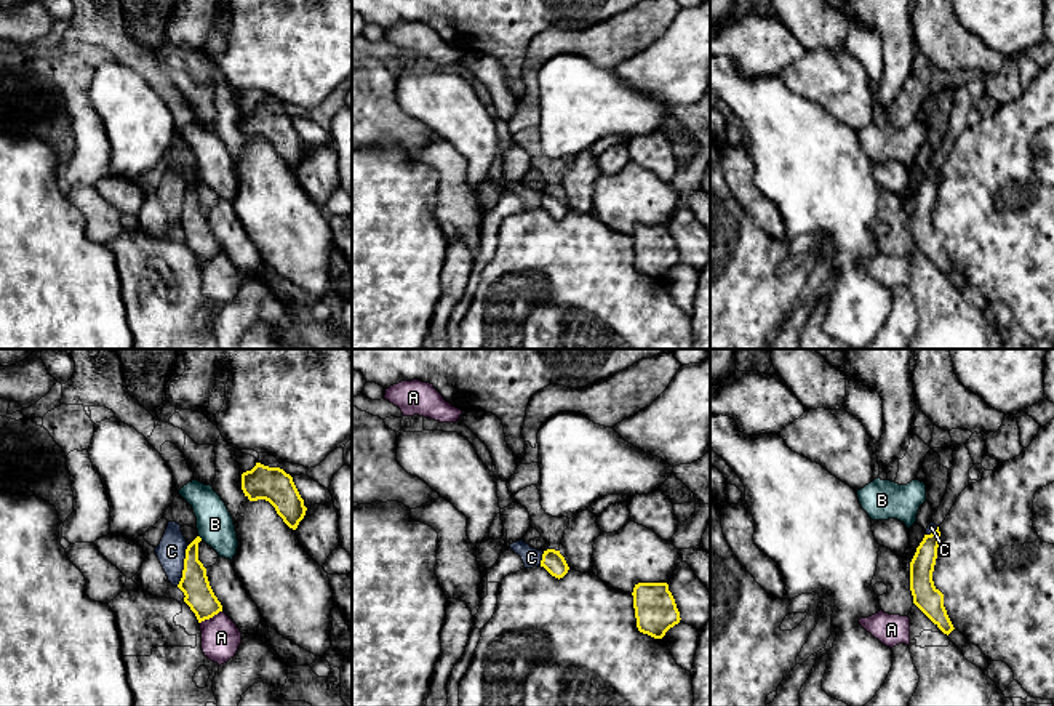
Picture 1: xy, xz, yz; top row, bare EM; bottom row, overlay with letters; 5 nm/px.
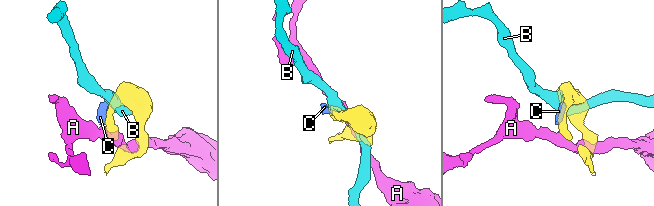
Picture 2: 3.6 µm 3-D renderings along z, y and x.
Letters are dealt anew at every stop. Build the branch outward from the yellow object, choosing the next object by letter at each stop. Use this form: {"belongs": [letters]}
{"belongs": []}

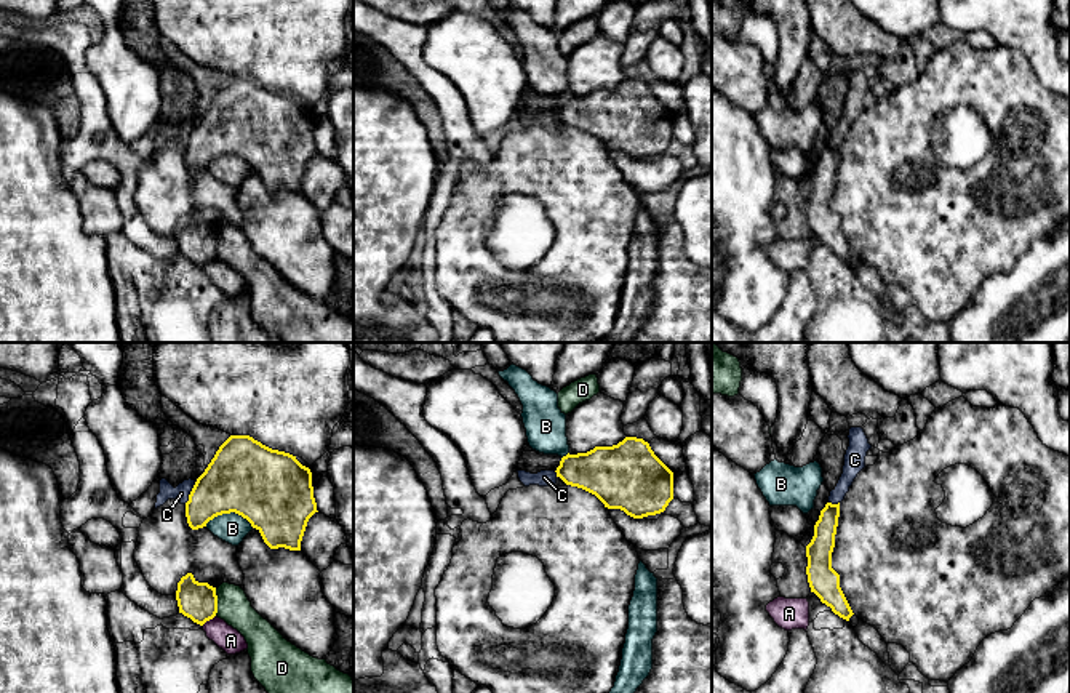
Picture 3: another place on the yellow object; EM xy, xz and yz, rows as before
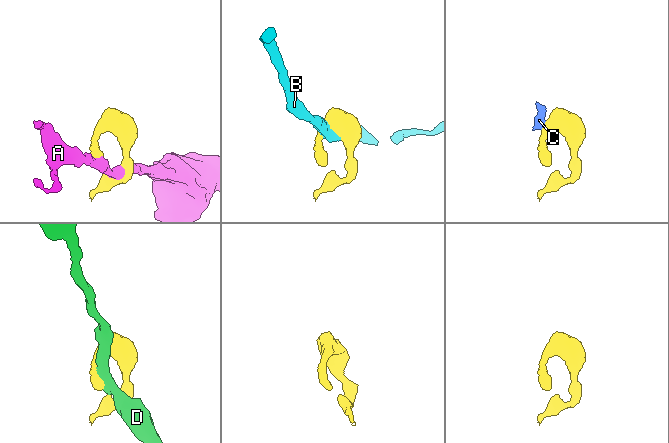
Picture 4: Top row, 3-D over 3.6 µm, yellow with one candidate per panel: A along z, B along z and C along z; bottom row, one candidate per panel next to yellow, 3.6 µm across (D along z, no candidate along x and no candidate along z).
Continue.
{"belongs": []}

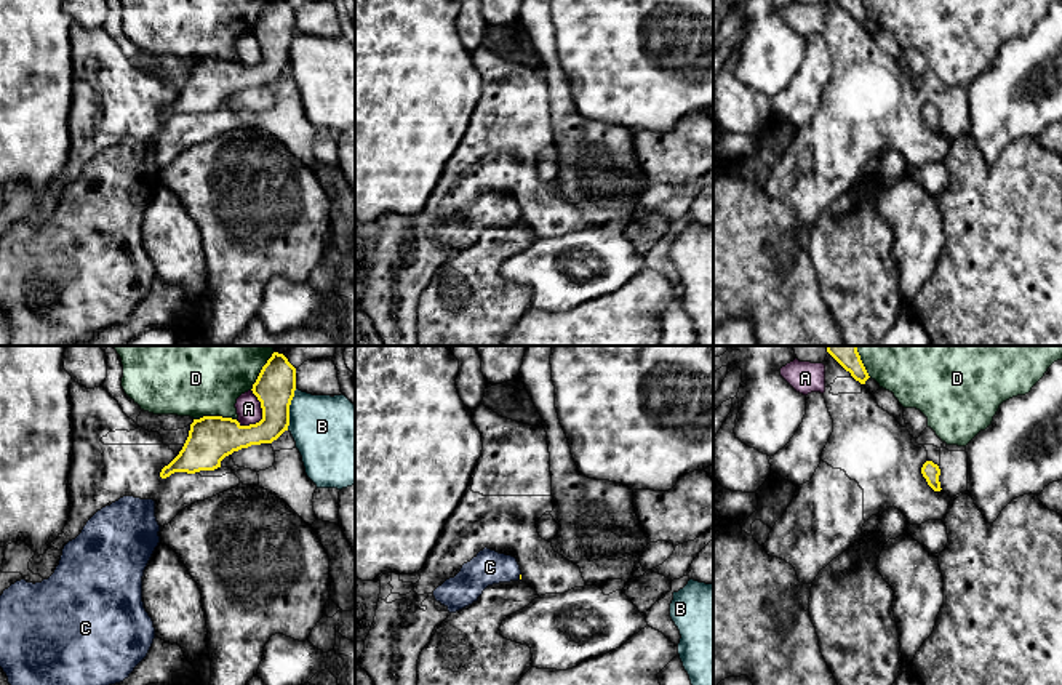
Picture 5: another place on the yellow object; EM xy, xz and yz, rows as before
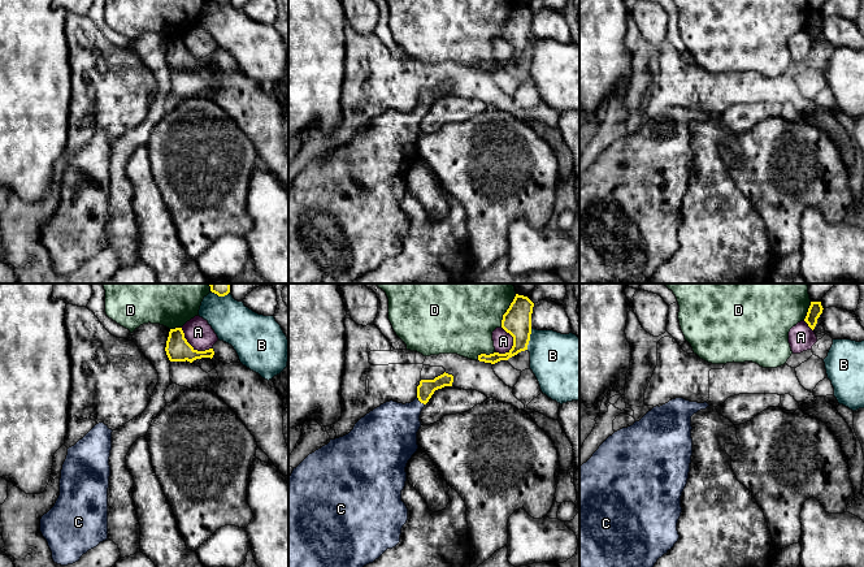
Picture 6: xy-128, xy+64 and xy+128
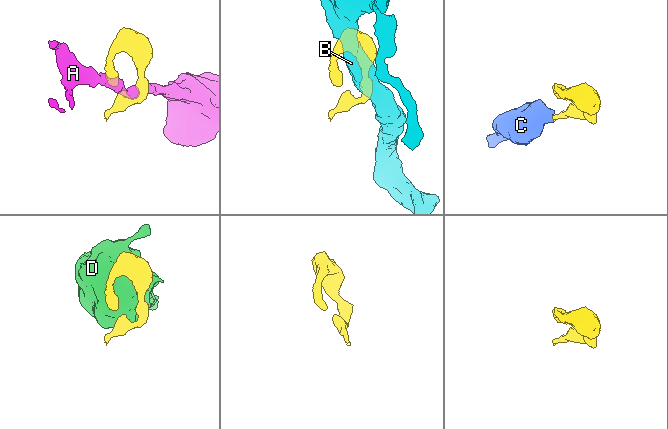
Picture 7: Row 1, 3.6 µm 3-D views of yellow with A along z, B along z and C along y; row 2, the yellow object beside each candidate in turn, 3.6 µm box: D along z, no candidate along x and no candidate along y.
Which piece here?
{"belongs": ["C"]}

